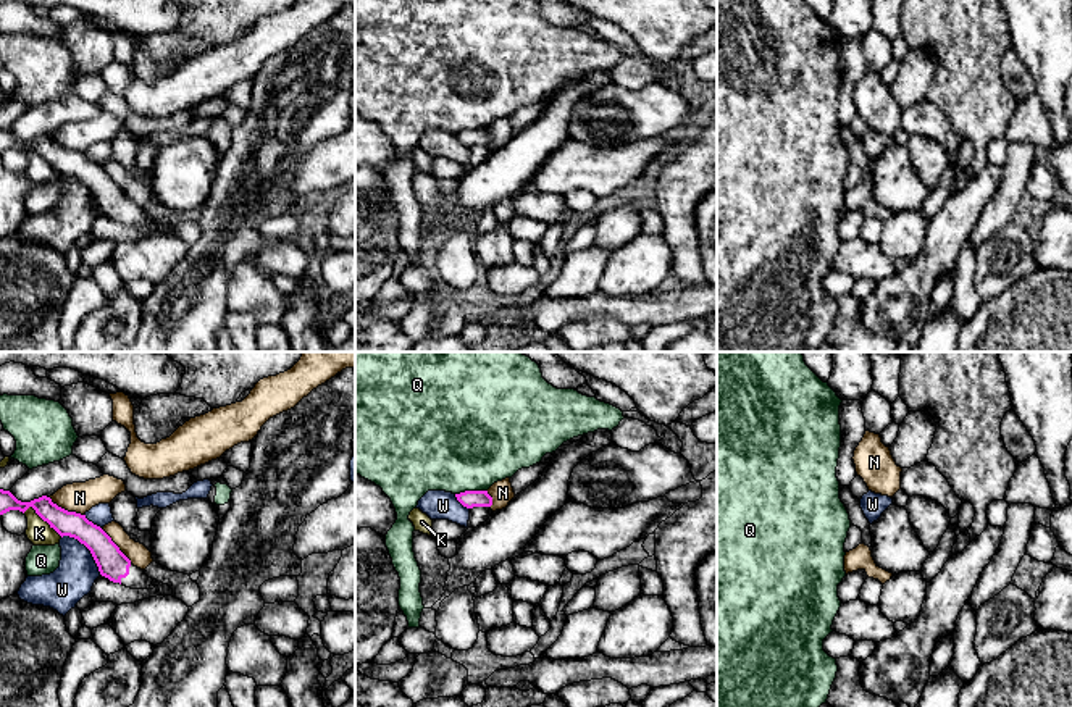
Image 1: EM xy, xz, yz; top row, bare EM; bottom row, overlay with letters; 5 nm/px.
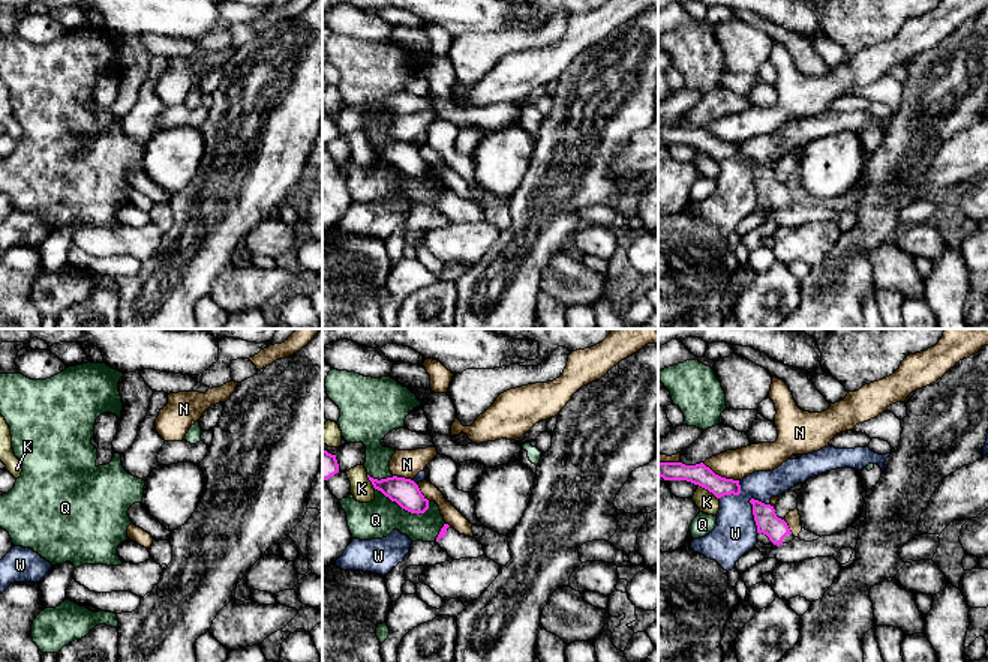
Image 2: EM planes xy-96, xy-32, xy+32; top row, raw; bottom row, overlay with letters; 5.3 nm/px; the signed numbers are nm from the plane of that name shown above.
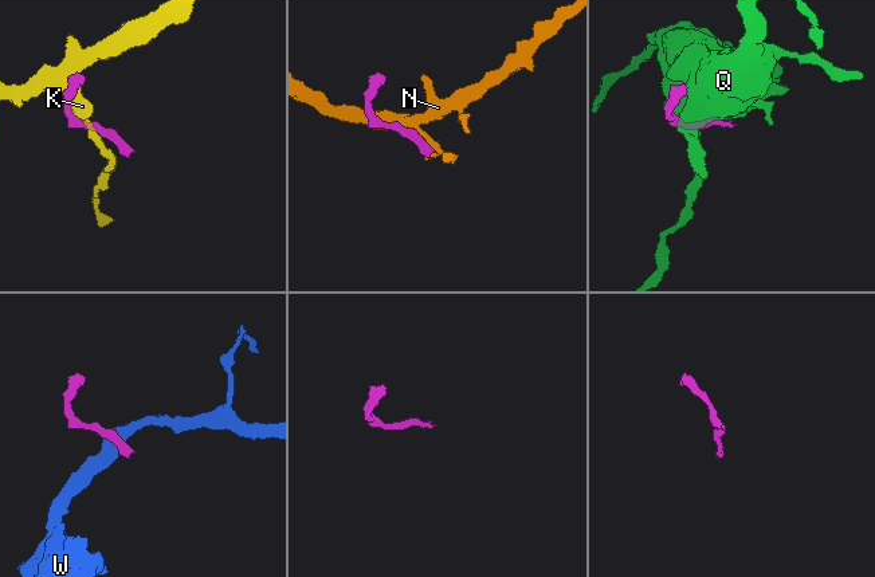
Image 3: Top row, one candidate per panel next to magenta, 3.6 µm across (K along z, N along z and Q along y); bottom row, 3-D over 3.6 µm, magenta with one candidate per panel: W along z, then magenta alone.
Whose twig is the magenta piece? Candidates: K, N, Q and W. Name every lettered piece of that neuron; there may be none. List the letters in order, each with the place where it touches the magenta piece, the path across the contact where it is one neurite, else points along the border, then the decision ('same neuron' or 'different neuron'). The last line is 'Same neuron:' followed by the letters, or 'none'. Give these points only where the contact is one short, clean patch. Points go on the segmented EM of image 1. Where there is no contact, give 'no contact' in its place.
K: contact xy (42, 518); different neuron
N: contact xy (66, 510); different neuron
Q: contact xz (470, 491); different neuron
W: contact xy (87, 548); border xy (63, 535), (76, 538), (89, 551), (100, 573); different neuron
Same neuron: none

